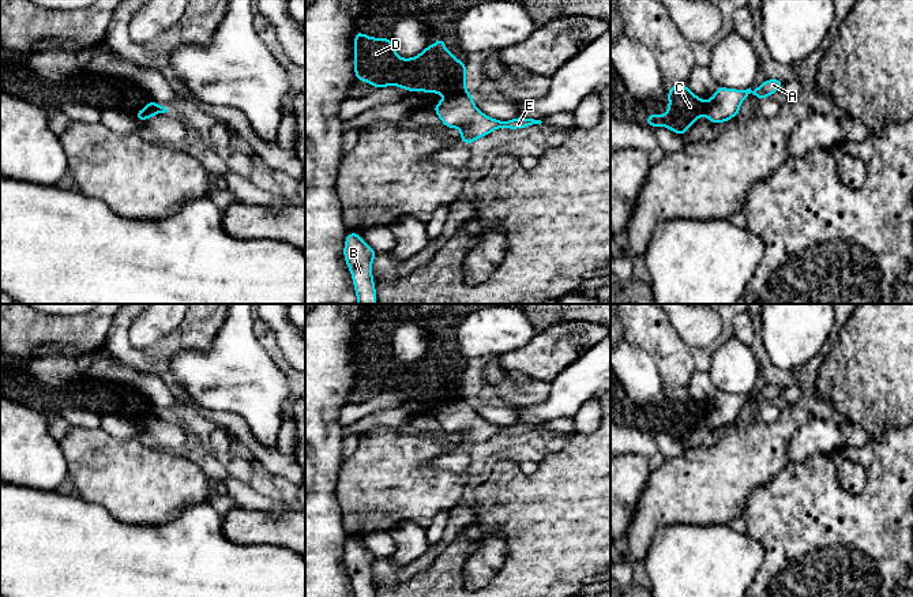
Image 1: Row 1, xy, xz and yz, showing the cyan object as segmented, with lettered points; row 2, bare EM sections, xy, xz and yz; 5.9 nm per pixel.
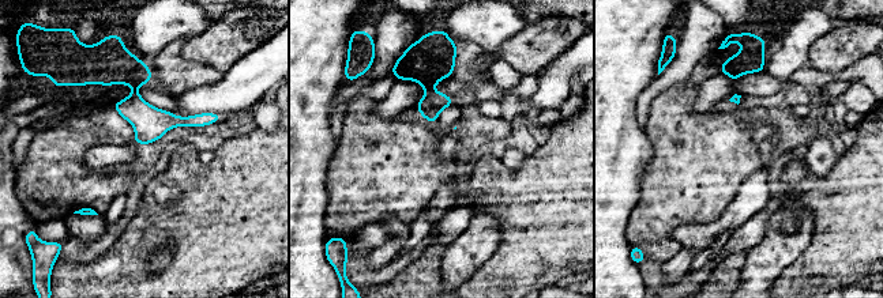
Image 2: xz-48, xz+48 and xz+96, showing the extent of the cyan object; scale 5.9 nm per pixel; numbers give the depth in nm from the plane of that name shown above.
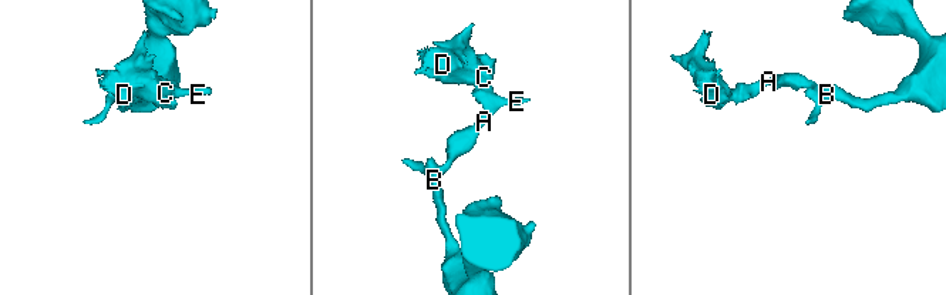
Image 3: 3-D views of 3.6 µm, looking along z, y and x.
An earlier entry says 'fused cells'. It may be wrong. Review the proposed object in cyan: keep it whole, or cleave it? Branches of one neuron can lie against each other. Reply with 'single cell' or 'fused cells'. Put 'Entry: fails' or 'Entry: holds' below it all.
fused cells
Entry: holds

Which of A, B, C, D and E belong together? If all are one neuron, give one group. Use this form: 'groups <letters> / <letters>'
groups A B E / C D

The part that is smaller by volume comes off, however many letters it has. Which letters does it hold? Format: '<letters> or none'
C, D

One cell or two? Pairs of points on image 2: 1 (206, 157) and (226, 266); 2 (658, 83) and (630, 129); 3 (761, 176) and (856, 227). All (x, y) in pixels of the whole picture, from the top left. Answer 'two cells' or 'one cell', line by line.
1: two cells
2: two cells
3: two cells

